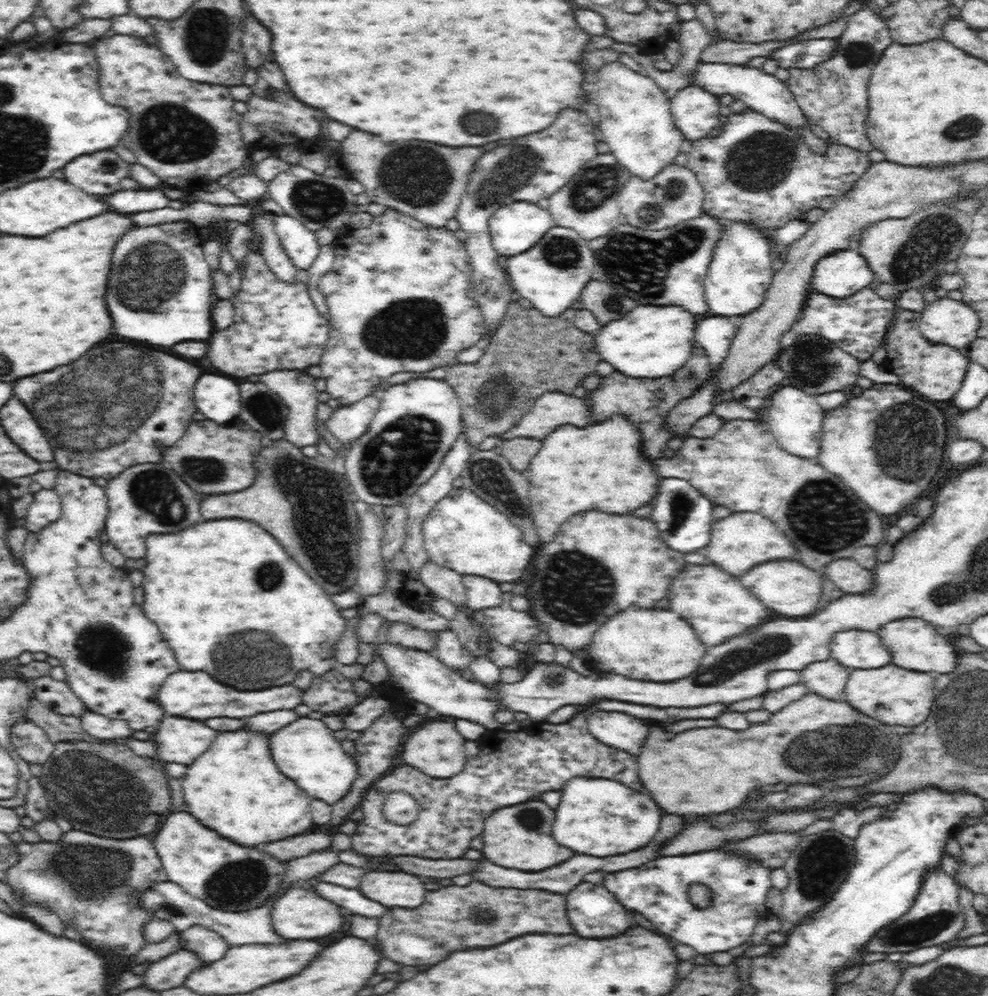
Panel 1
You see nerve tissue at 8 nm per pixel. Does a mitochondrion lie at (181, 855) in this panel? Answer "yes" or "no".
no

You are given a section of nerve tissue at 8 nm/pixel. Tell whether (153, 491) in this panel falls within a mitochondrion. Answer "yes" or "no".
yes

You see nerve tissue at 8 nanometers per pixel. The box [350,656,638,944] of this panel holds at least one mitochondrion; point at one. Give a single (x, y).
(480, 915)

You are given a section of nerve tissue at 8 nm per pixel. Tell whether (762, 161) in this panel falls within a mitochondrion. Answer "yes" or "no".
yes

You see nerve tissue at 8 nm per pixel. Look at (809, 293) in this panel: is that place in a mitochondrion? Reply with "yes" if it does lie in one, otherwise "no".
no

